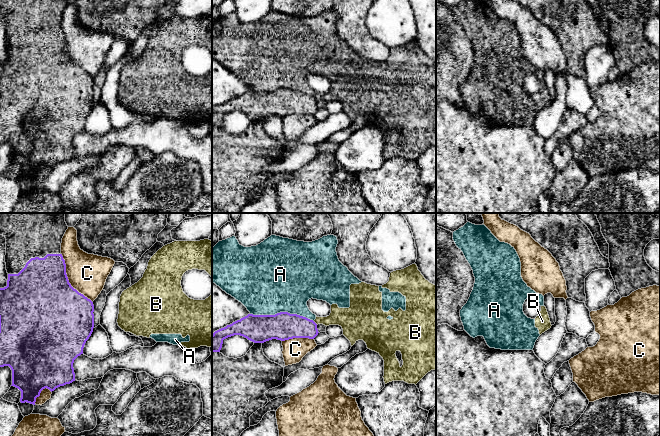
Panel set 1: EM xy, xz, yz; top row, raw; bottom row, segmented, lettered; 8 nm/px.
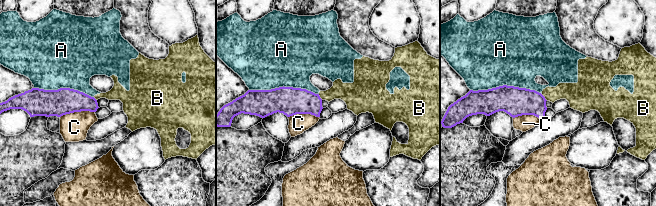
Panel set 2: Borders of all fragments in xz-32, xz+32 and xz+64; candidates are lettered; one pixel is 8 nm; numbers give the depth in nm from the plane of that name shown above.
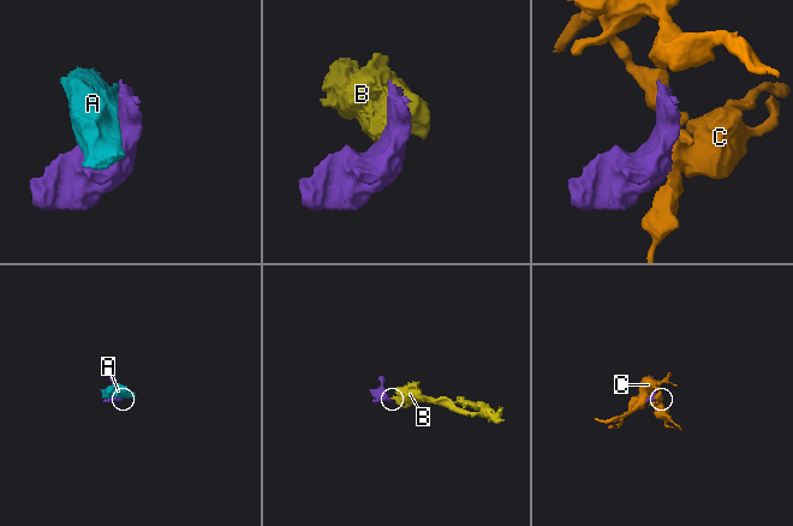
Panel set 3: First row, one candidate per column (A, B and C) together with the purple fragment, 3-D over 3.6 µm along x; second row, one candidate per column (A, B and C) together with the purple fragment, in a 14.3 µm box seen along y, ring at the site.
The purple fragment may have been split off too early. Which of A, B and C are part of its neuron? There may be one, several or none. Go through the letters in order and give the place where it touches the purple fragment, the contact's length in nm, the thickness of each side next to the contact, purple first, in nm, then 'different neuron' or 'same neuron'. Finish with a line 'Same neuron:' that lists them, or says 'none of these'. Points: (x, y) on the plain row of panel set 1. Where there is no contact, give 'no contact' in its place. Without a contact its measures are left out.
A: meets purple in xz at (282, 88); contact 500 nm long; 220 nm thick on the purple side, 500 nm on the other; different neuron
B: meets purple in xz at (314, 98); contact 50 nm long; 220 nm thick on the purple side, 160 nm on the other; different neuron
C: meets purple in xy at (68, 56); contact 480 nm long; 500 nm thick on the purple side, 320 nm on the other; different neuron
Same neuron: none of these

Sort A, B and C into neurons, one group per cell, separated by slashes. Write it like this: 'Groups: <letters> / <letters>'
Groups: A B / C

